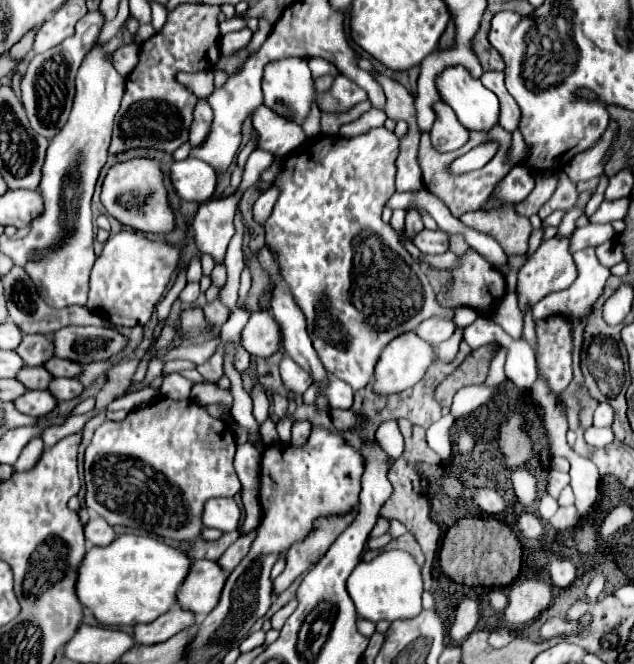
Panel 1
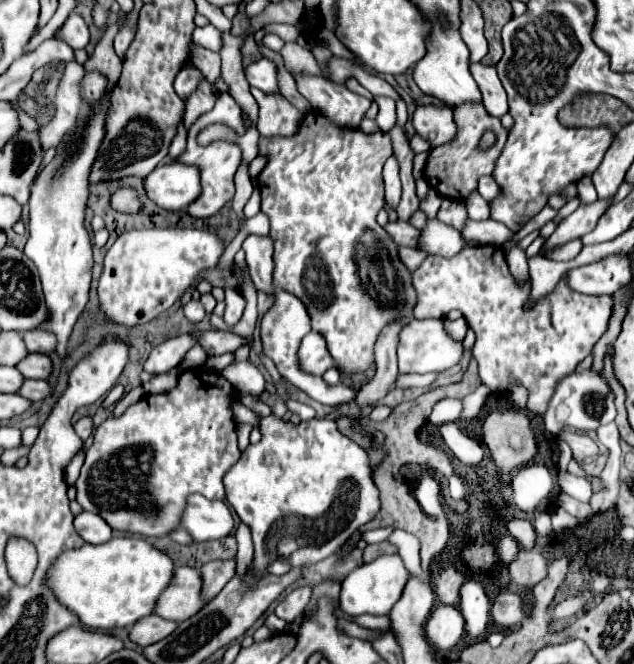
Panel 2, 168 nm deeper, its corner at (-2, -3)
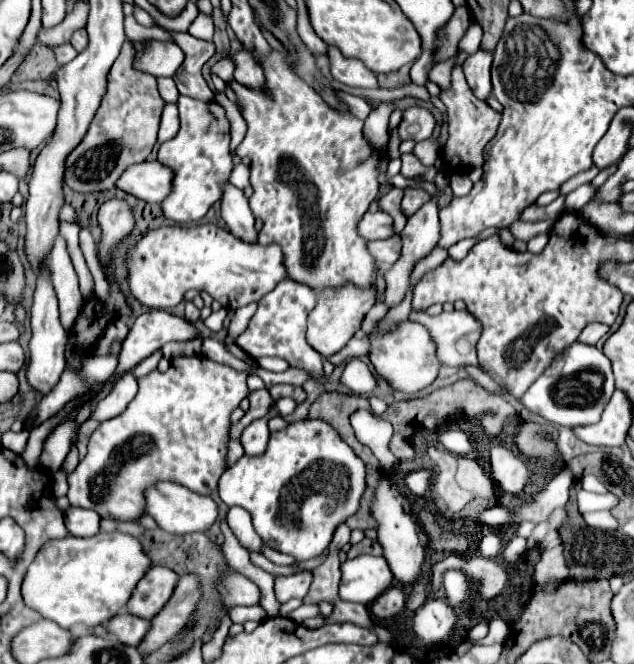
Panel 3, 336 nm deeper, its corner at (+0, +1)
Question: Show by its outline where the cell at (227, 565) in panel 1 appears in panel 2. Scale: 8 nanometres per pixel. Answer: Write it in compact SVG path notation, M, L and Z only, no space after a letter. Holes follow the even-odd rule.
M230 559L230 561L210 561L200 569L200 575L202 575L202 601L204 603L212 601L220 593L220 589L232 579L234 567L236 567L236 561Z

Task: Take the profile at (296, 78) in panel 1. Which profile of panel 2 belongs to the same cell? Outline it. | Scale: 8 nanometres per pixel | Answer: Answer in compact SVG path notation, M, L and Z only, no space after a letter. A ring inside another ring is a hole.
M262 57L260 61L246 65L244 75L246 75L246 81L250 83L250 87L258 87L258 89L268 91L268 93L278 93L276 67L272 61Z

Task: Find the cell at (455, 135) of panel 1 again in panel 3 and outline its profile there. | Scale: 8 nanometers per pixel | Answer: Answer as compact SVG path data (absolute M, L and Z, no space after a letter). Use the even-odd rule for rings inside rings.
M410 107L404 111L402 123L400 123L400 137L402 139L412 139L412 141L422 141L432 135L436 127L436 119L428 109L422 107Z

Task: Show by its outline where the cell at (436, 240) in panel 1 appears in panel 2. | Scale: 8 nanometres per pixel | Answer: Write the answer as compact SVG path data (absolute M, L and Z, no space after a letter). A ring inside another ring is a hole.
M400 219L398 221L388 221L384 225L384 229L394 239L394 243L398 243L402 247L414 247L414 245L418 245L418 235L420 233L410 223L402 223Z

